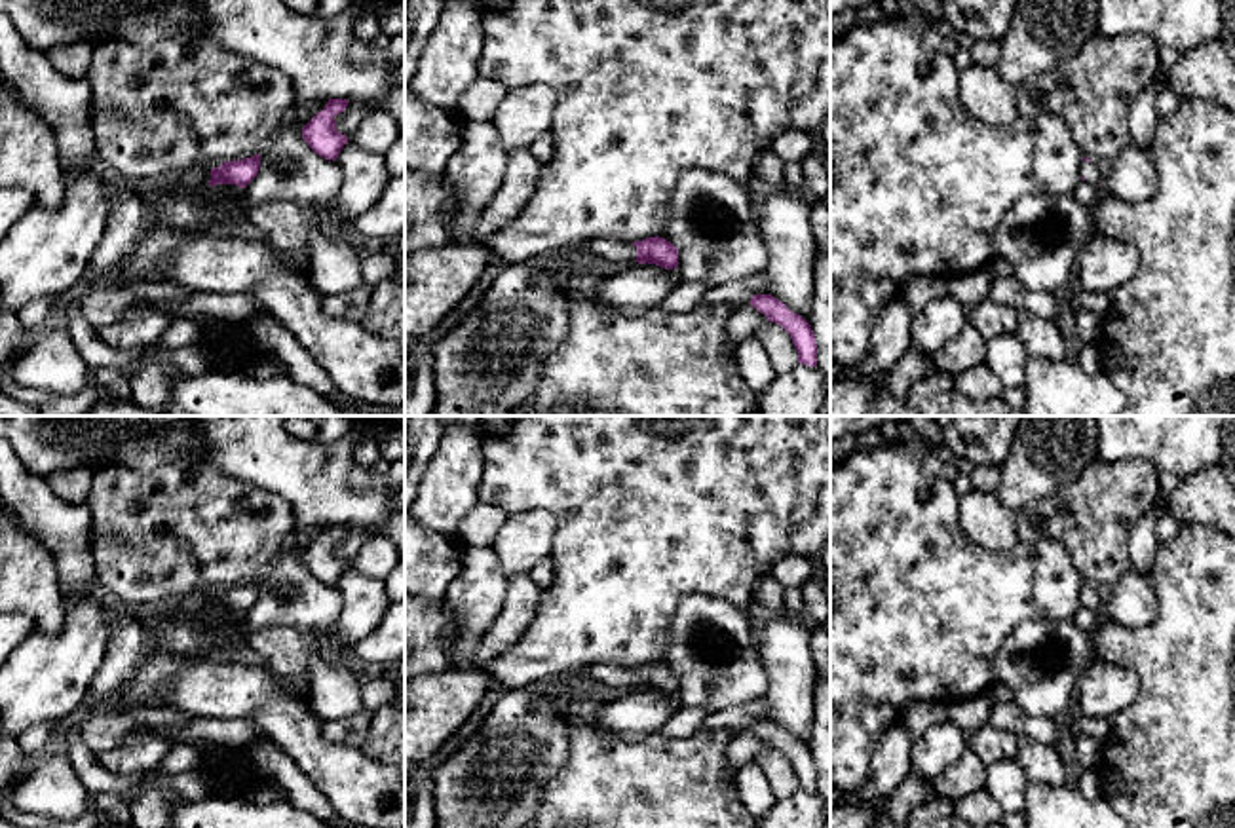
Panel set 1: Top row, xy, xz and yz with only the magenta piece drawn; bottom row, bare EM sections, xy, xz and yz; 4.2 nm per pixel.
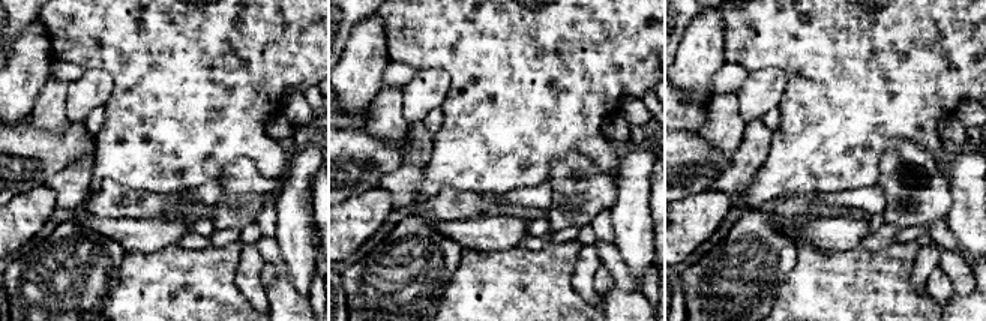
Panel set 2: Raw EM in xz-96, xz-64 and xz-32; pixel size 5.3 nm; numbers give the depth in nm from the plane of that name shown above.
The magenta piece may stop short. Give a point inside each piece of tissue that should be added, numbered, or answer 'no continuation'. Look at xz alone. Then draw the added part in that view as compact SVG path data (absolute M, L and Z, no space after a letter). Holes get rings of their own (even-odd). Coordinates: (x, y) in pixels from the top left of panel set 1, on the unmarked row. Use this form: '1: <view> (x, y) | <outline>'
1: xz (618, 677) | M591 665L580 672L583 678L604 682L612 687L635 687L636 672L629 667Z

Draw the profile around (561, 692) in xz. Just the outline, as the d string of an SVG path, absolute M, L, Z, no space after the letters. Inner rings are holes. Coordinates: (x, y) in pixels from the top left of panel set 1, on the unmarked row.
M549 680L542 684L549 695L557 701L557 703L564 703L570 697L581 693L580 682L568 680L568 682L557 682L557 680Z

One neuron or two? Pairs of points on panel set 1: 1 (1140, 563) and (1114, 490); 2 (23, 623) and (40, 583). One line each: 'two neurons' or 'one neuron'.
1: two neurons
2: two neurons

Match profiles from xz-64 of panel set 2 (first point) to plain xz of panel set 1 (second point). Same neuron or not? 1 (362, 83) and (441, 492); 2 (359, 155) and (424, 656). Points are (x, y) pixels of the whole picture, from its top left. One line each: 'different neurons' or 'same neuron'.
1: same neuron
2: same neuron

